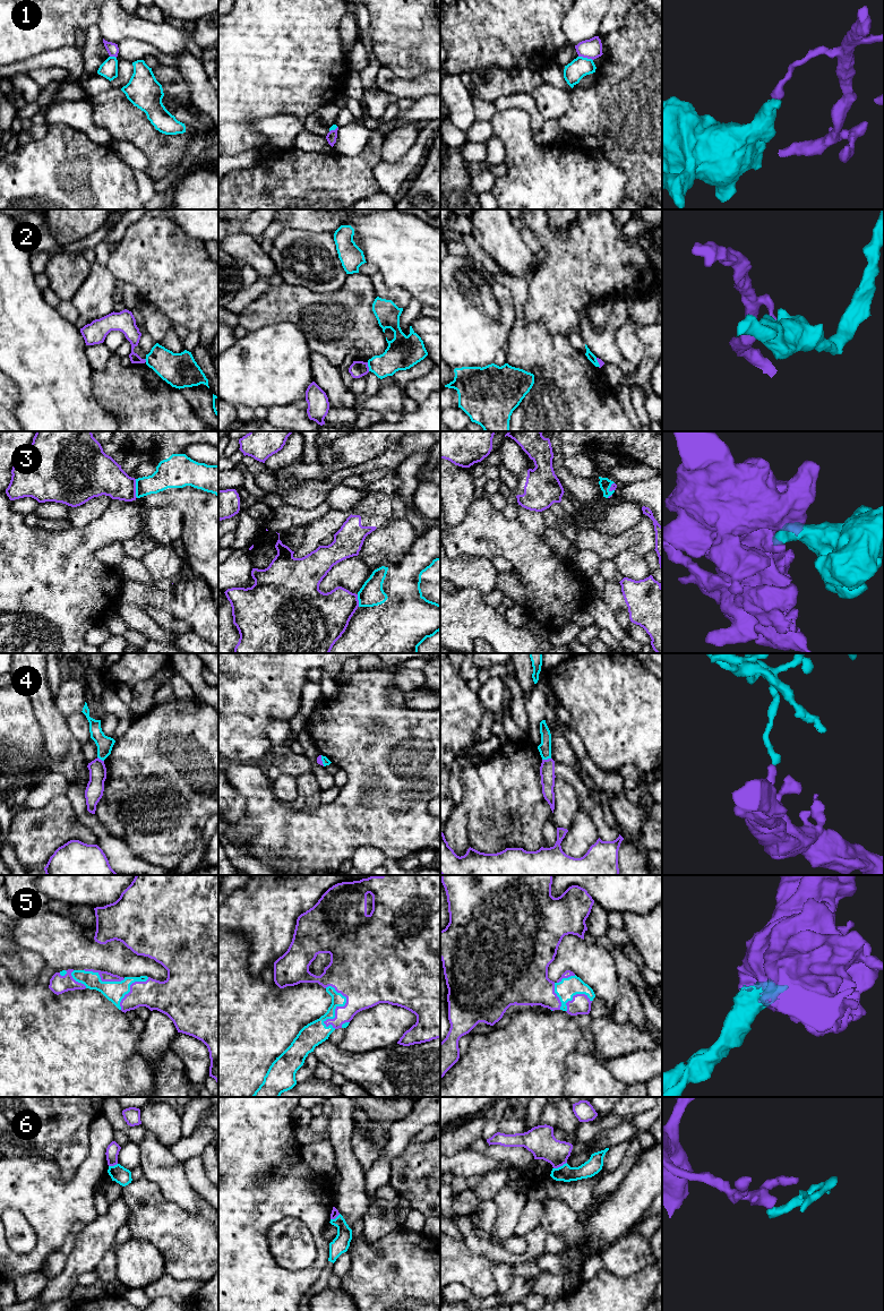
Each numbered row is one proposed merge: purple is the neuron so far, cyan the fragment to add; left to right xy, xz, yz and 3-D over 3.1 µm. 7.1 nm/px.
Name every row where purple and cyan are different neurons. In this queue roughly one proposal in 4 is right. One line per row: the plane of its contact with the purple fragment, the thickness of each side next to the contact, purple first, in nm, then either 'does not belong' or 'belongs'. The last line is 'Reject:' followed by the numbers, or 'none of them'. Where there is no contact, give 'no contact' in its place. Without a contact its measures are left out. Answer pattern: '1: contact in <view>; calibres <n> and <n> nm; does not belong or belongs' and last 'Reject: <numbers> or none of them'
1: contact in yz; calibres 140 and 140 nm; does not belong
2: contact in xz; calibres 120 and 220 nm; does not belong
3: contact in xy; calibres 280 and 180 nm; does not belong
4: contact in yz; calibres 110 and 90 nm; does not belong
5: contact in xz; calibres 320 and 160 nm; belongs
6: contact in yz; calibres 200 and 120 nm; does not belong
Reject: 1, 2, 3, 4, 6

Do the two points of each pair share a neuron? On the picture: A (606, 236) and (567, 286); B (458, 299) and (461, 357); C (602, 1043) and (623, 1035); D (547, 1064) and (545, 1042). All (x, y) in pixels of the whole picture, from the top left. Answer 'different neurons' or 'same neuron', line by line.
A: same neuron
B: same neuron
C: same neuron
D: same neuron

